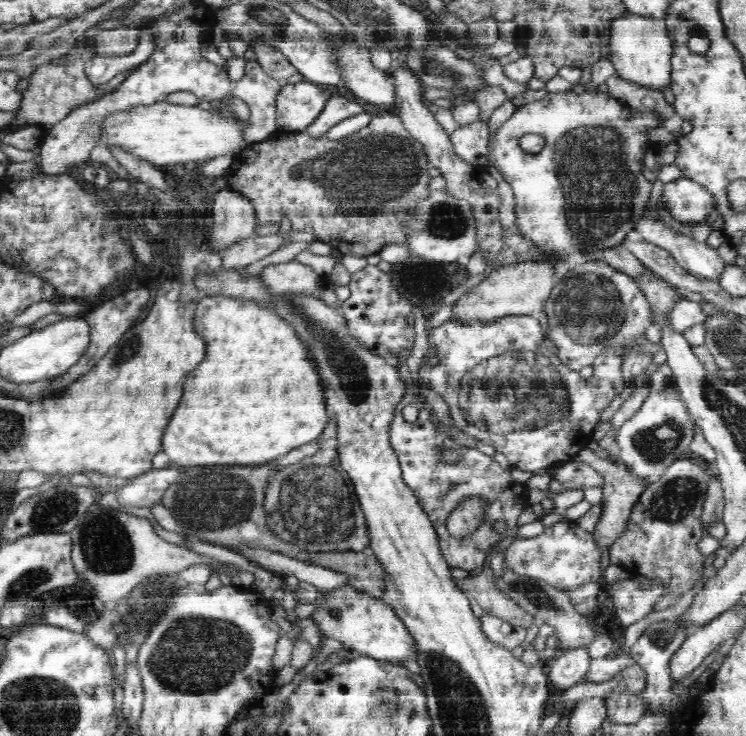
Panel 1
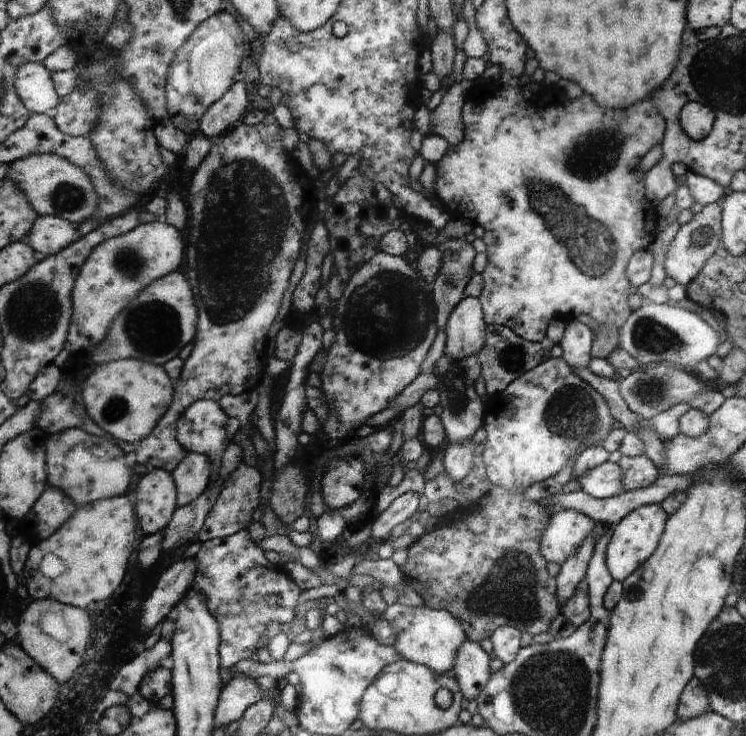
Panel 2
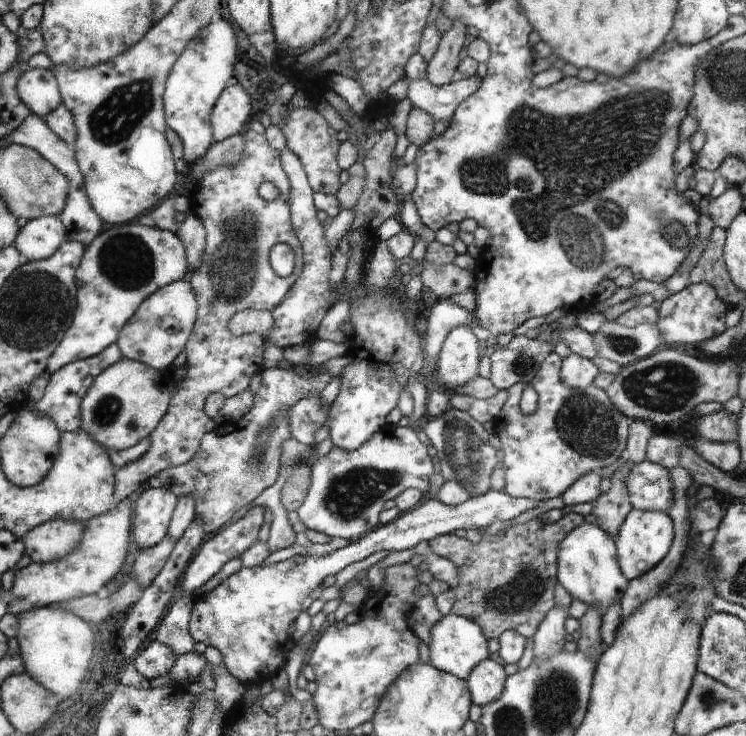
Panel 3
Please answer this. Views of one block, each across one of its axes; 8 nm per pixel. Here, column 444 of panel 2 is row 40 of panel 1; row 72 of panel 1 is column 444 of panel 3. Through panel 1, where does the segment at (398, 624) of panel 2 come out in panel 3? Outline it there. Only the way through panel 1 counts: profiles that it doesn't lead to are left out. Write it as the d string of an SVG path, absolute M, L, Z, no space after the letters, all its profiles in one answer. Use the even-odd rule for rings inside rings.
M444 615L442 620L431 628L431 641L428 646L431 665L461 679L467 679L472 670L491 654L486 646L486 635L481 626L469 618L458 615Z

